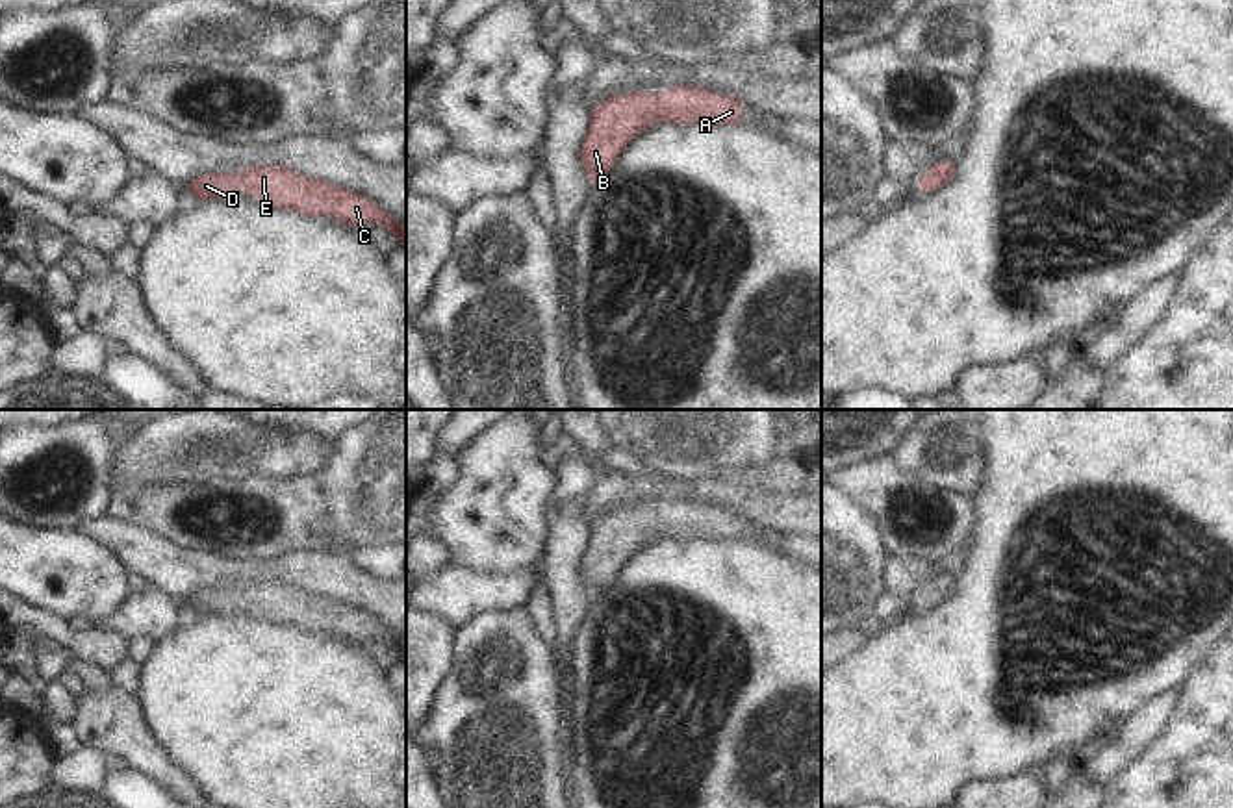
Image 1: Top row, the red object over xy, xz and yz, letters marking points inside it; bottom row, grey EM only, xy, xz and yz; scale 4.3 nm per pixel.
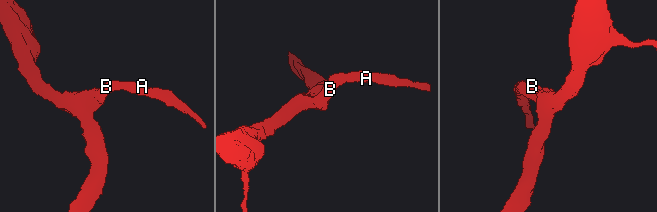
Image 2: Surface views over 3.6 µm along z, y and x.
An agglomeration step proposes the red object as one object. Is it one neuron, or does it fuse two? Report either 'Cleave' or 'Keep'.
Keep.

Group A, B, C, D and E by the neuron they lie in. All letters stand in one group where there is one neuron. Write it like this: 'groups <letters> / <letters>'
groups A B C D E

